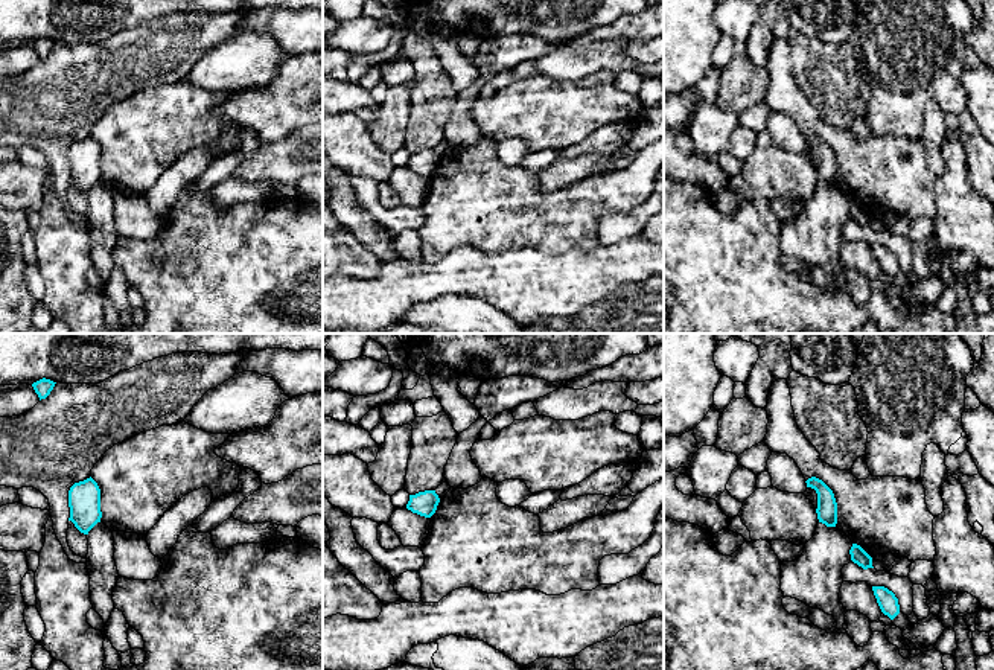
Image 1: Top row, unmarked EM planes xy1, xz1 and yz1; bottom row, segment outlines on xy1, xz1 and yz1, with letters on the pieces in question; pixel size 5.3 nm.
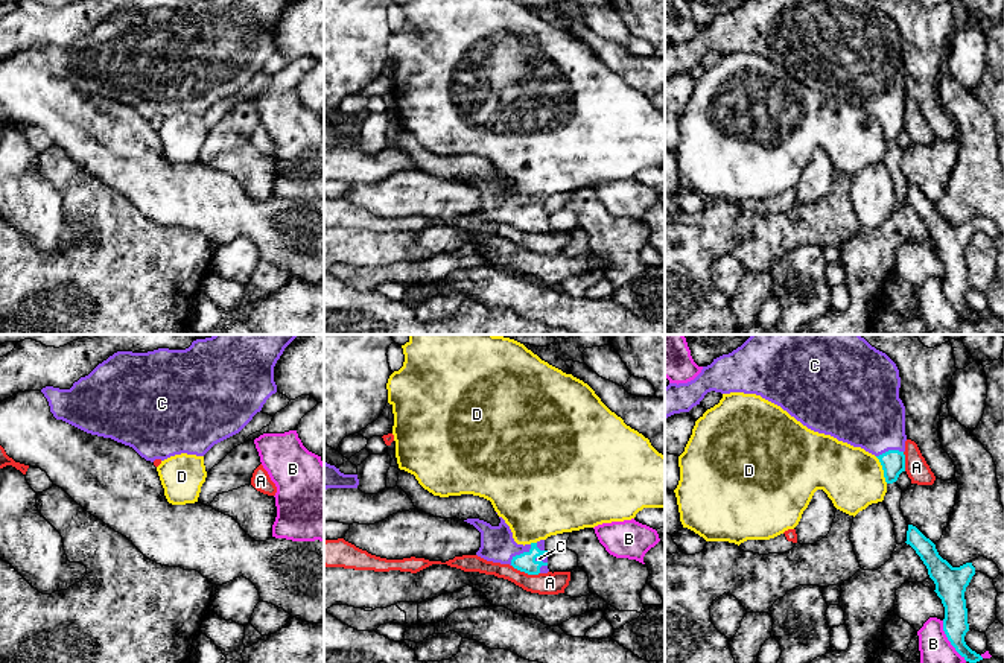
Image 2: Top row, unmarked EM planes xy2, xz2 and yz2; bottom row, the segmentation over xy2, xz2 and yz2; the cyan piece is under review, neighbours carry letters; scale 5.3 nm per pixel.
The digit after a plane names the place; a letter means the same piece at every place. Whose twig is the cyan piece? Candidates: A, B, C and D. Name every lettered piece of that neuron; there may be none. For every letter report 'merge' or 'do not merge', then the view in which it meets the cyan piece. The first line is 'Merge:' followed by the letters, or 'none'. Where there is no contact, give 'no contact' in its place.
Merge: C
A: do not merge; contact in xz2
B: do not merge; contact in yz2
C: merge; contact in xz2
D: do not merge; contact in yz2

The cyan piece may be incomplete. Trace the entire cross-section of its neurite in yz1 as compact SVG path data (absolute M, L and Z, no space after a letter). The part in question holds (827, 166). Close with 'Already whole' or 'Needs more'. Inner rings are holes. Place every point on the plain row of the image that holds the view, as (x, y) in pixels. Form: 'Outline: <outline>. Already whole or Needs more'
Outline: M811 136L807 140L807 146L811 146L817 152L817 178L827 186L836 186L837 183L837 161L833 149L819 137Z. Already whole

